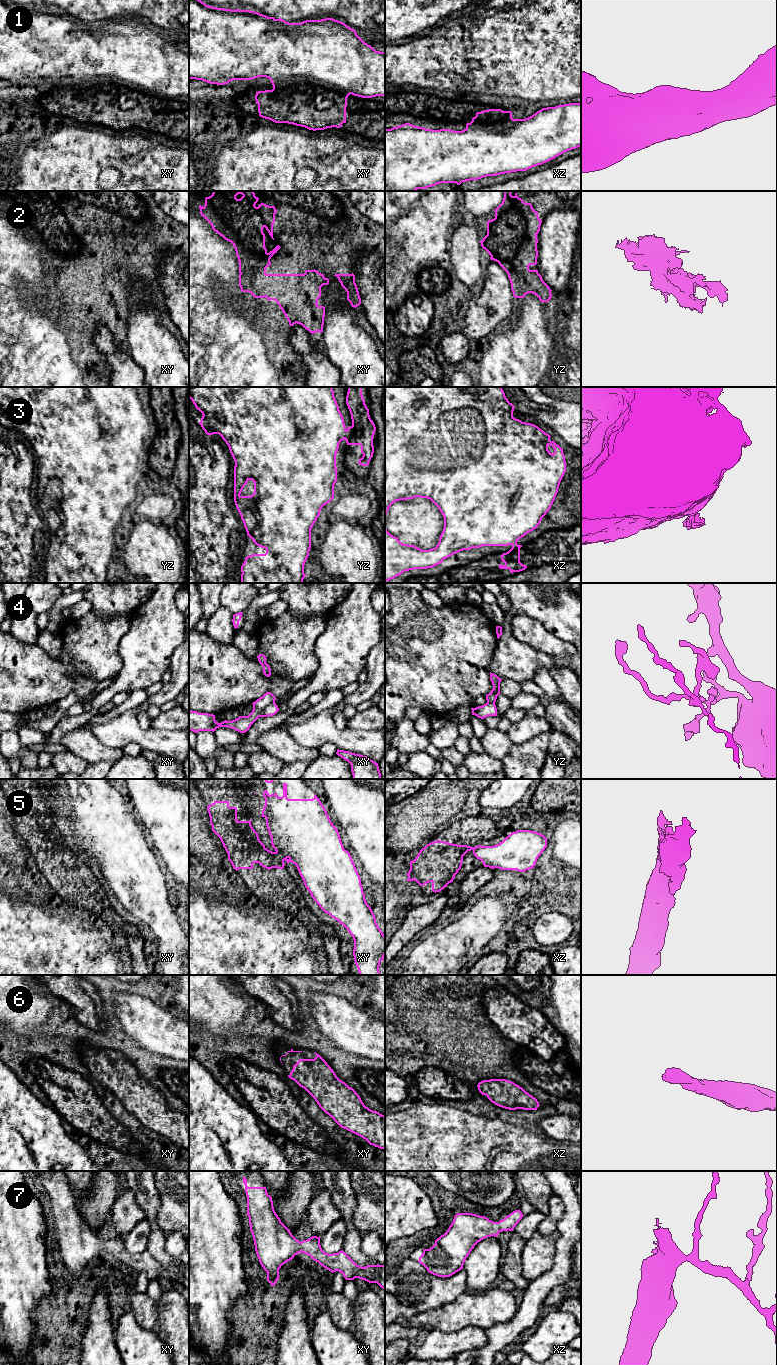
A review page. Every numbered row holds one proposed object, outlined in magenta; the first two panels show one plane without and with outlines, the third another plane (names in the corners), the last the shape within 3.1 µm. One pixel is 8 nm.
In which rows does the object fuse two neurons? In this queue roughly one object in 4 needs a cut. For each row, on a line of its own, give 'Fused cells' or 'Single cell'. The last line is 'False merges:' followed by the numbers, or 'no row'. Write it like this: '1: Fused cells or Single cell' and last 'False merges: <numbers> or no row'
1: Fused cells
2: Single cell
3: Fused cells
4: Fused cells
5: Fused cells
6: Single cell
7: Single cell
False merges: 1, 3, 4, 5

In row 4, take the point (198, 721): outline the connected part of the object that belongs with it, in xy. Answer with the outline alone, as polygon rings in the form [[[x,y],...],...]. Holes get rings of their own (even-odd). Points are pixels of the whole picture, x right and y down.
[[[266,692],[262,697],[253,702],[253,710],[248,716],[239,716],[232,721],[218,723],[215,715],[199,713],[189,710],[189,730],[197,733],[199,731],[214,732],[219,727],[228,727],[240,733],[245,733],[251,725],[260,717],[260,712],[271,703],[275,703],[276,697],[271,692]]]

